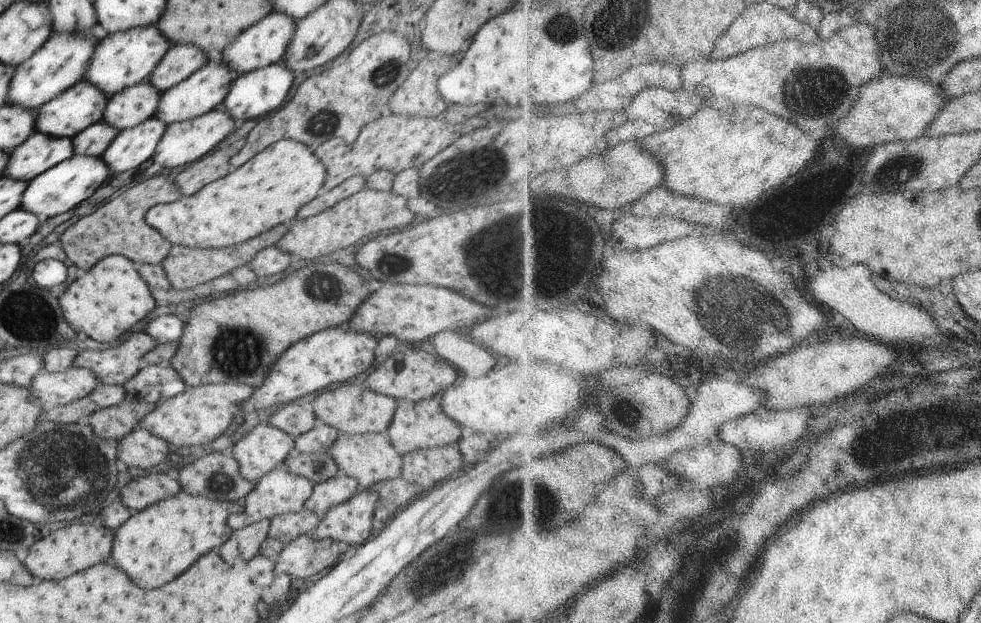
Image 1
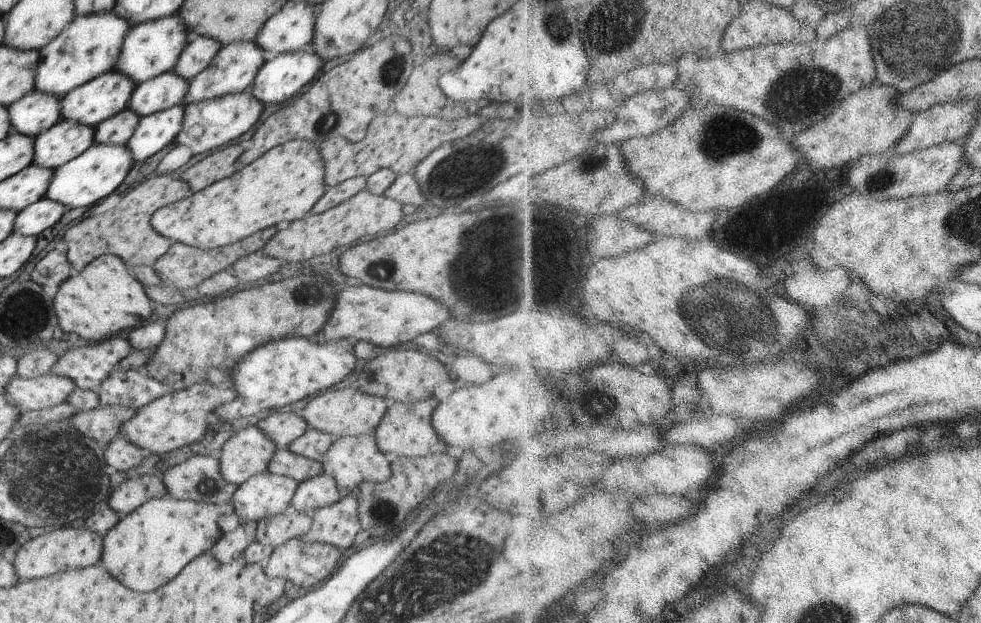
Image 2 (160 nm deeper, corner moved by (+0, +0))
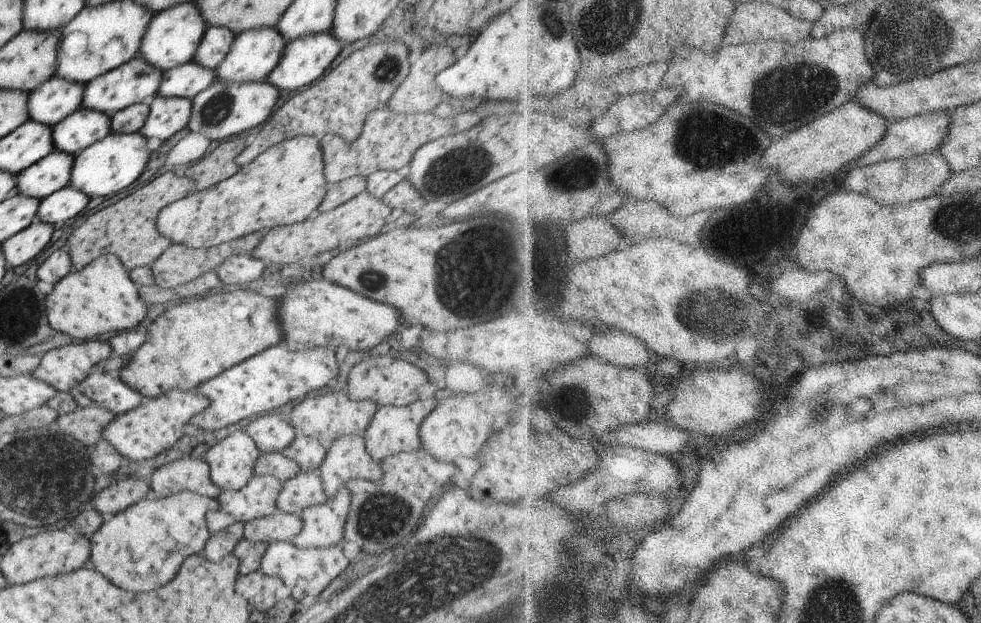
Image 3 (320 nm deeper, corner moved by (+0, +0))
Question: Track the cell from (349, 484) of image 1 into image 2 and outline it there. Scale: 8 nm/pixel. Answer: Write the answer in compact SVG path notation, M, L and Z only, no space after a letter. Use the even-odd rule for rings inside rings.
M326 473L299 482L291 506L297 514L312 517L316 509L330 506L342 498L335 480Z

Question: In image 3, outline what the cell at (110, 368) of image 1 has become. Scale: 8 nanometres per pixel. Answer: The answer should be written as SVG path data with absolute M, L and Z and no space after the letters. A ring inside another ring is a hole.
M89 340L88 342L61 341L54 349L49 350L41 357L38 366L31 372L35 379L44 381L56 391L68 391L74 385L82 382L92 367L100 360L106 360L111 354L109 342Z

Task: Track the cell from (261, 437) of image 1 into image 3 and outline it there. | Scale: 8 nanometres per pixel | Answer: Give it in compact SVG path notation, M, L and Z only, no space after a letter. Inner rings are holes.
M234 431L217 443L210 443L204 460L208 463L211 481L221 490L240 490L254 476L253 468L261 452L247 432Z

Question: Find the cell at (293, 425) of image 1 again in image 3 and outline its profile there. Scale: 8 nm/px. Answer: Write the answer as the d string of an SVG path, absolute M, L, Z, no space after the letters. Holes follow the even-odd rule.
M274 412L252 418L246 432L261 453L281 453L297 435L295 428Z

